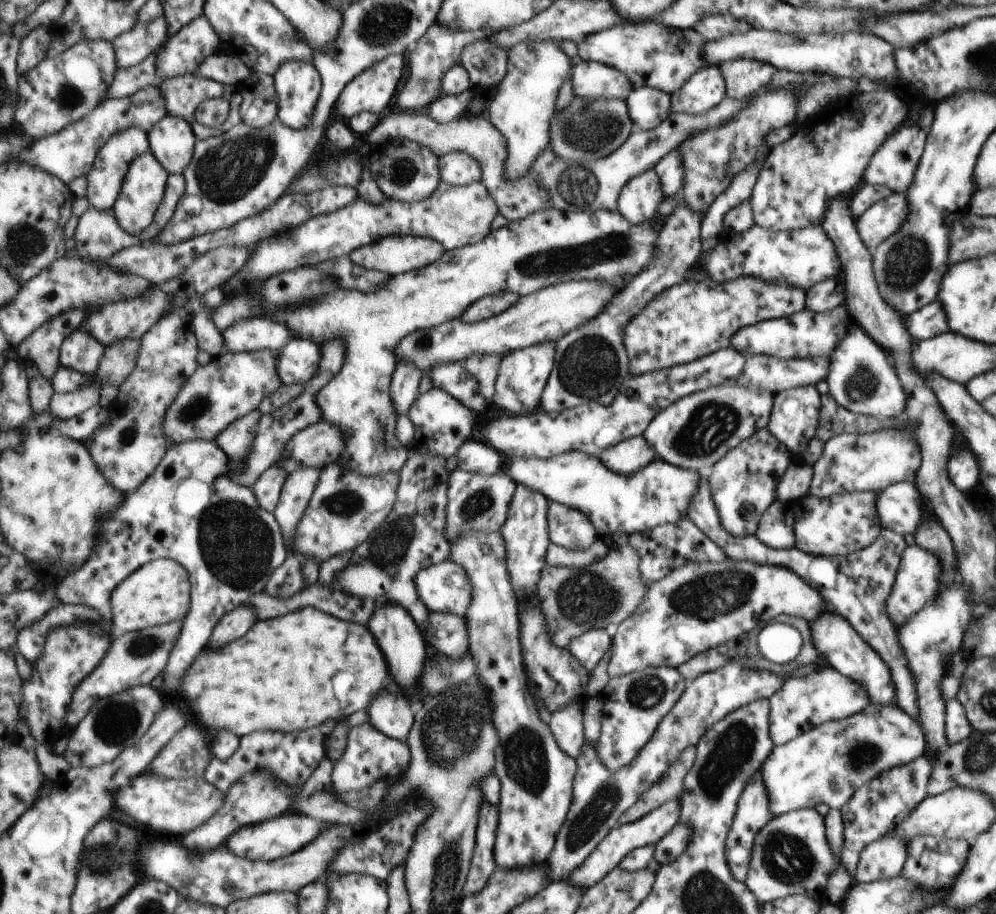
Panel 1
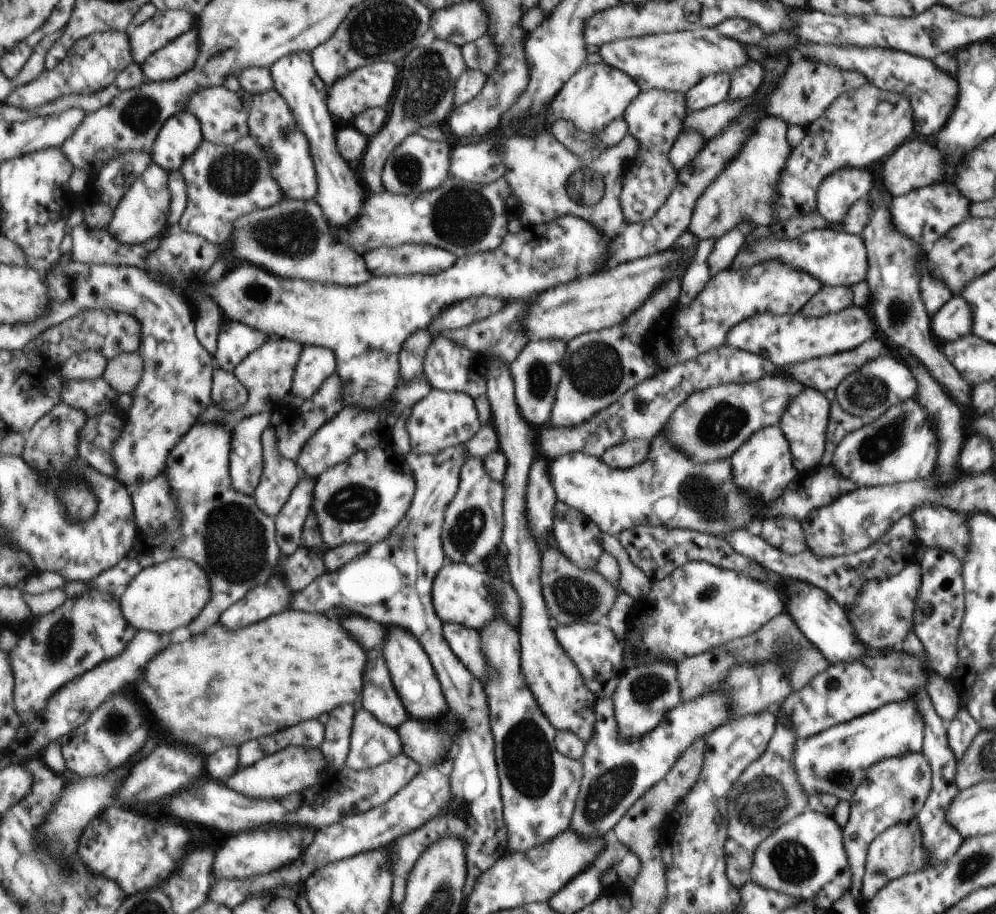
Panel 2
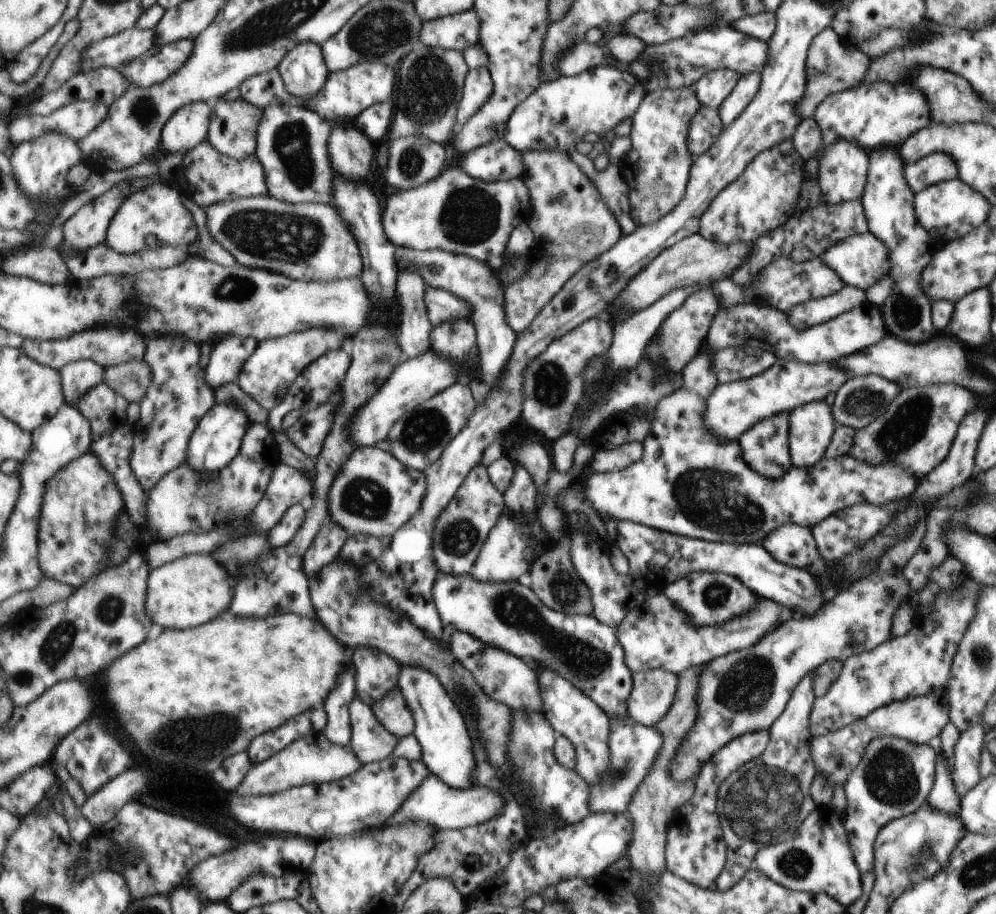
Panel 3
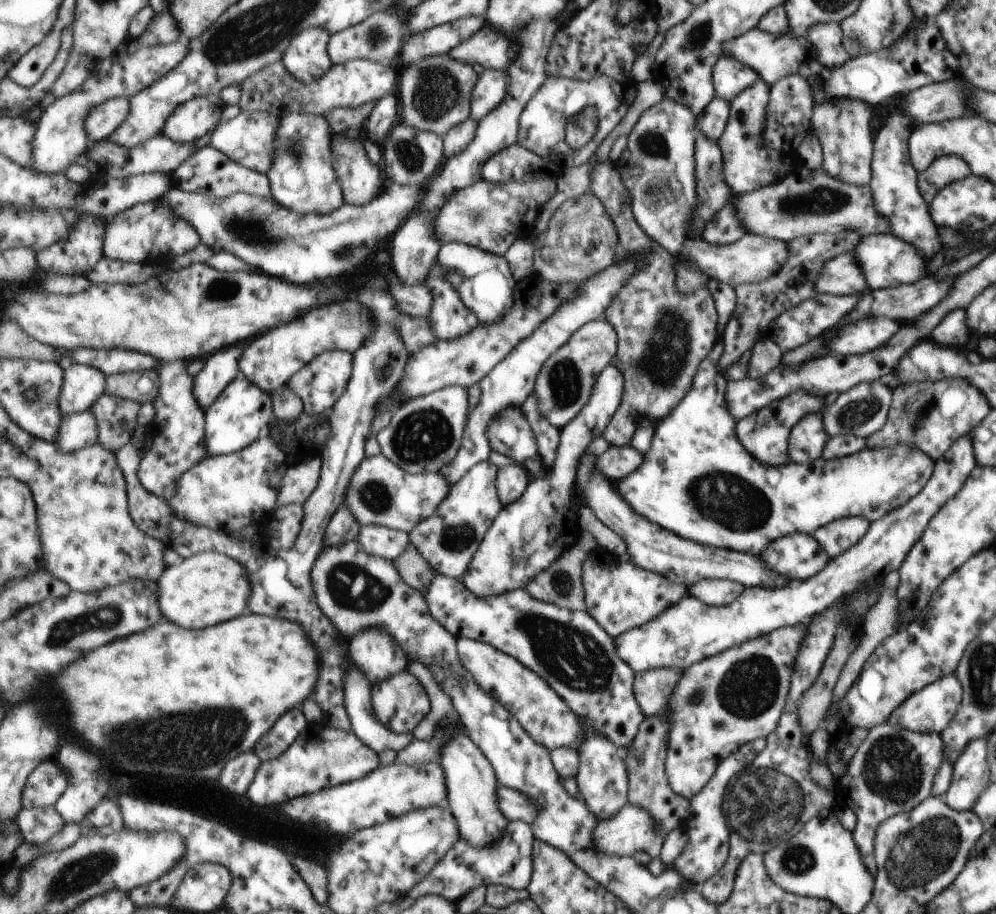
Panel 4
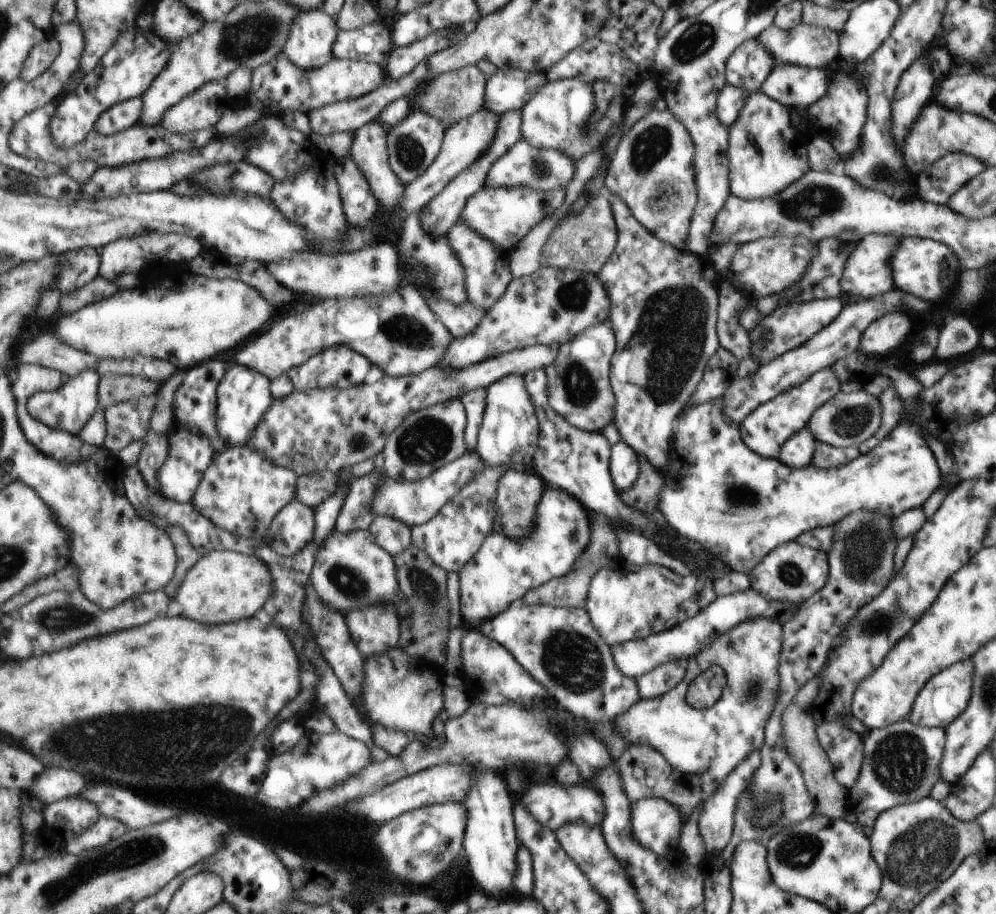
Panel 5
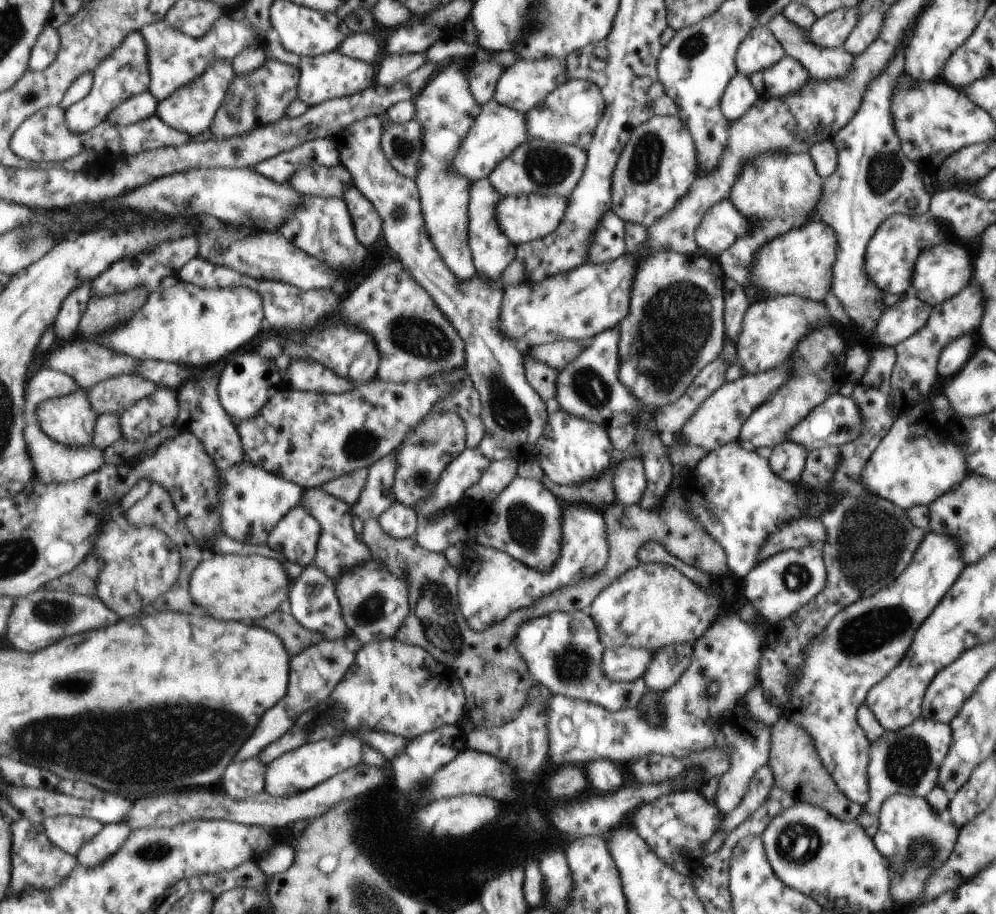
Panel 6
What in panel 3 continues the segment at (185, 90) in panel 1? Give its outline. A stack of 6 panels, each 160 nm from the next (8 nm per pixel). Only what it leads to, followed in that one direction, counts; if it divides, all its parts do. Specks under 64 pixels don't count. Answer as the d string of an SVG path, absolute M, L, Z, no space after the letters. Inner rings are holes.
M241 97L235 101L220 98L214 103L214 120L210 124L208 141L224 155L237 160L255 157L258 149L258 128L263 115L262 108L252 105Z

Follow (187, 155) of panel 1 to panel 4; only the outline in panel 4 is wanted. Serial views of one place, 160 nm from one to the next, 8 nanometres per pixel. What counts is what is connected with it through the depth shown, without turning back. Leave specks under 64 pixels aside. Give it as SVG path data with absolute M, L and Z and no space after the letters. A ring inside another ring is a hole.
M211 93L178 106L167 120L164 134L176 143L194 143L215 130L223 118L227 104L221 94Z

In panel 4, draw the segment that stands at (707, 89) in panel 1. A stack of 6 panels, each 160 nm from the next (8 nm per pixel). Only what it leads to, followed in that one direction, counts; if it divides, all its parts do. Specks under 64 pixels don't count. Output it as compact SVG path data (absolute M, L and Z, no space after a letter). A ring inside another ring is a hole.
M723 56L713 66L712 83L716 96L732 101L742 90L760 80L757 71L749 65L737 62L732 56Z

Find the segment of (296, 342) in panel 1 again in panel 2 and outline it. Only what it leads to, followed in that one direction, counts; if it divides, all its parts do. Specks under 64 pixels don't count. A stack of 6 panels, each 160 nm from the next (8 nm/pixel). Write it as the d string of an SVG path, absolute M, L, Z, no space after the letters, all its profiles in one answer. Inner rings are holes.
M306 346L294 374L291 394L303 400L313 398L335 372L338 372L337 356L331 348Z

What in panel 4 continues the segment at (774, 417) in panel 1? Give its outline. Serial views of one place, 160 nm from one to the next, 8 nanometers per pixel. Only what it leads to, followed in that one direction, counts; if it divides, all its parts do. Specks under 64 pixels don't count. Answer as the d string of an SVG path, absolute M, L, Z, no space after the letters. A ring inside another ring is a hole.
M821 410L806 414L789 431L787 441L788 460L792 463L808 463L817 460L830 436L822 425Z

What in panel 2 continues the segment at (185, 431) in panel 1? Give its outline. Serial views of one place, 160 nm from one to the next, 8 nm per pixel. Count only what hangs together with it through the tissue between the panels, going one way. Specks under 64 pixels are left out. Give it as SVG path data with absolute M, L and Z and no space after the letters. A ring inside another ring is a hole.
M270 337L267 339L261 348L247 356L233 372L249 394L243 408L233 412L226 412L220 406L217 407L212 403L206 412L202 413L199 422L208 423L209 421L215 421L225 425L226 428L232 429L245 417L264 412L273 412L277 406L284 406L281 405L281 402L288 399L292 392L294 374L305 348L306 346L303 343L287 338Z

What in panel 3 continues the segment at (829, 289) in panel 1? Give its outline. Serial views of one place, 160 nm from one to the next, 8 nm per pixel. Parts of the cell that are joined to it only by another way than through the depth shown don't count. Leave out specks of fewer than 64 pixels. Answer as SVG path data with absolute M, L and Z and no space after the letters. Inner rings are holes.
M845 284L837 293L820 299L811 299L795 305L785 312L790 324L800 331L801 326L818 325L841 313L865 303L865 294L861 289Z

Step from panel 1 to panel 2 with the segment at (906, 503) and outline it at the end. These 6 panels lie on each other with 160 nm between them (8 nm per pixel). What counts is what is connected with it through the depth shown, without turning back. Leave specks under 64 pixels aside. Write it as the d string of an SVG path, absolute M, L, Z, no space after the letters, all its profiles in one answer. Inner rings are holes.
M929 504L916 508L910 515L920 544L952 554L959 560L967 554L970 536L961 514Z

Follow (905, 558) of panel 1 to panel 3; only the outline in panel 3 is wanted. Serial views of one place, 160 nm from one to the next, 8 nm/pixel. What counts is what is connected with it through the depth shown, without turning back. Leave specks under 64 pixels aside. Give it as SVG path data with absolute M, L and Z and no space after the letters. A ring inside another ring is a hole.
M879 571L871 573L867 578L853 582L851 586L829 595L825 600L825 606L819 607L815 614L791 618L765 634L754 645L734 653L724 654L722 657L715 657L713 661L702 665L694 698L697 717L693 728L678 746L678 753L674 754L673 764L669 766L671 778L676 783L695 782L702 767L722 746L747 733L769 731L770 726L783 712L795 685L822 662L829 659L844 661L851 655L873 650L876 646L883 644L891 636L889 624L891 624L893 611L903 599L909 598L909 595L909 583L901 573L895 575Z

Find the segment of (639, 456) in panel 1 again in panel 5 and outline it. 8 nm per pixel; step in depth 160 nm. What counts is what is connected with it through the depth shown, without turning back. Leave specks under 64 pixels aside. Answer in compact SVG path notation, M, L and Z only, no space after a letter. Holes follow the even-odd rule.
M623 441L610 446L610 477L617 491L629 491L640 474L640 459L637 452Z

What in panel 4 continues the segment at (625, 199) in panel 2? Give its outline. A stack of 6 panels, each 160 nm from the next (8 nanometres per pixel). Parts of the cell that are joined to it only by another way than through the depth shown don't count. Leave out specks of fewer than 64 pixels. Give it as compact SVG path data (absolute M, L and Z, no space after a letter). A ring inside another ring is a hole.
M663 96L660 100L656 99L655 101L649 103L648 107L641 113L641 116L639 116L637 122L633 125L631 132L626 136L627 146L623 149L622 154L611 162L621 175L623 186L626 187L630 193L630 209L634 215L635 222L642 227L642 230L647 234L647 236L649 236L649 238L654 239L656 243L674 255L679 255L680 251L684 248L684 243L688 237L686 231L690 226L694 204L697 201L697 179L694 175L694 144L695 135L697 133L696 127L697 122L693 112L690 110L690 107L676 103L675 101Z

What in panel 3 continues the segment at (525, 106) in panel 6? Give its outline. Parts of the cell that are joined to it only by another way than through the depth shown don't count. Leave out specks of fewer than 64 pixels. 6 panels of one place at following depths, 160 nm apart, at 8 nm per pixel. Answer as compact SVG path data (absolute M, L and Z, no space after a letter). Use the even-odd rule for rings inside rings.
M488 66L470 70L458 110L459 127L468 123L490 101L494 88L492 72Z

